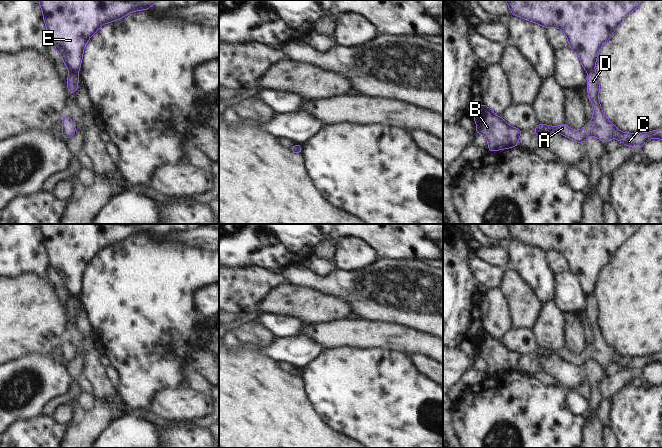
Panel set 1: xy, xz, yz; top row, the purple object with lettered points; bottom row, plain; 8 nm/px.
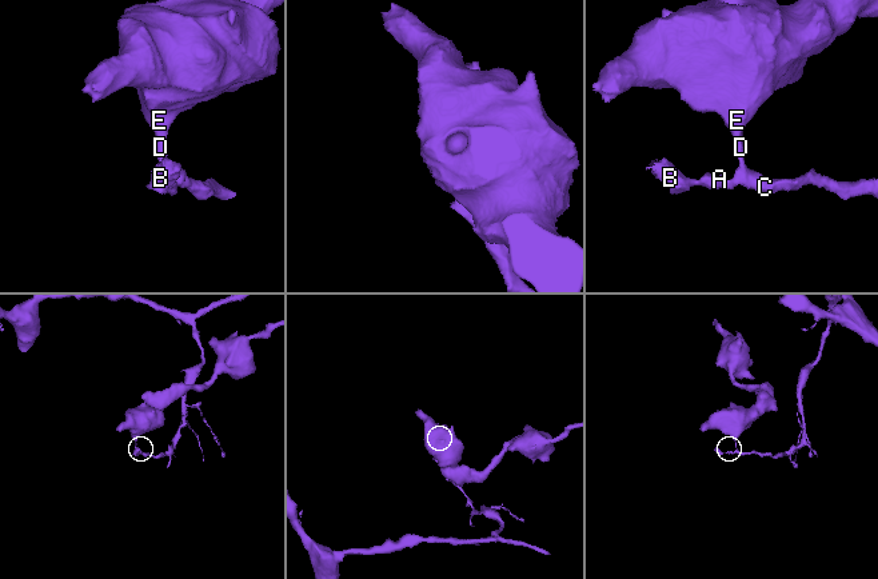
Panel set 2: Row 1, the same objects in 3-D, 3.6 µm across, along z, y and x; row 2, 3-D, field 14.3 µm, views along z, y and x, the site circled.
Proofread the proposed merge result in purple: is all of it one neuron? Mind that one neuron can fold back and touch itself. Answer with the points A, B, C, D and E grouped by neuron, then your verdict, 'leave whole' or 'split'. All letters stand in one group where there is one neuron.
A B C D / E; split

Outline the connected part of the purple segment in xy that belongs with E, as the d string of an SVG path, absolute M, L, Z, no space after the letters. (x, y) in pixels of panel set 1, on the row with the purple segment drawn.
M39 0L44 22L52 43L68 70L78 73L83 50L91 36L103 25L119 20L128 13L149 9L159 0Z

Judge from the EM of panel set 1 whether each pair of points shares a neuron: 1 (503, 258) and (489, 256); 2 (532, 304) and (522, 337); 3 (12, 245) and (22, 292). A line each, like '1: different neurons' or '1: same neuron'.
1: same neuron
2: different neurons
3: different neurons

